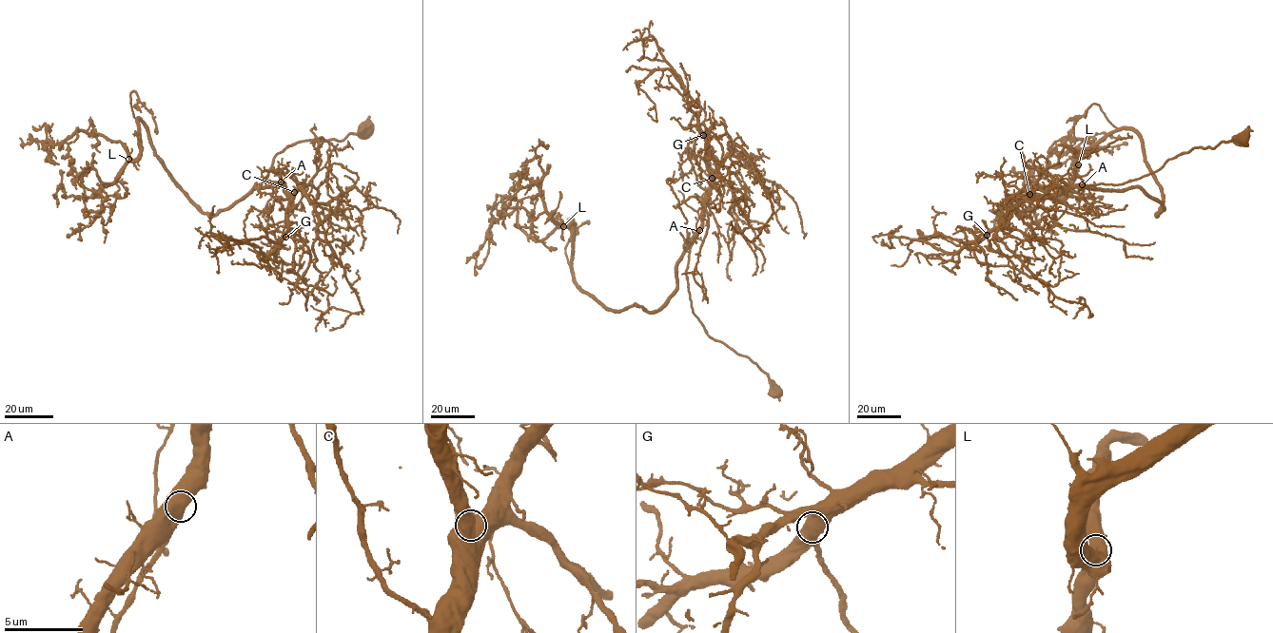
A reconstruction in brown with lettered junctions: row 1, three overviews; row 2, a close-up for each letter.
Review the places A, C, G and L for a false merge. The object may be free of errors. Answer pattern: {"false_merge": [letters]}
{"false_merge": []}

